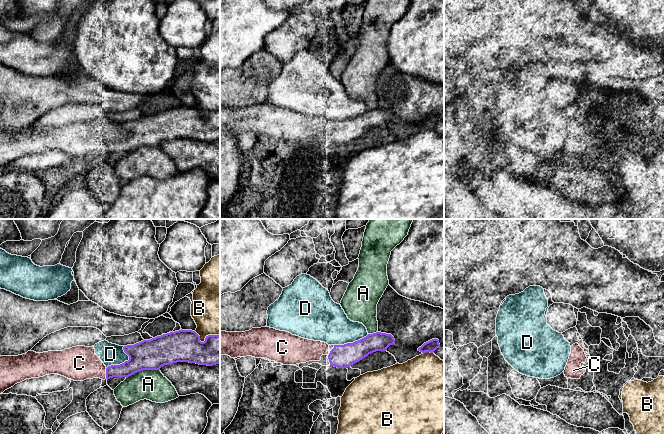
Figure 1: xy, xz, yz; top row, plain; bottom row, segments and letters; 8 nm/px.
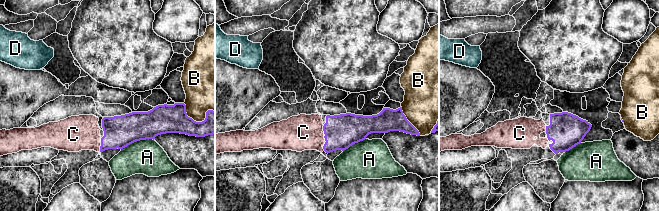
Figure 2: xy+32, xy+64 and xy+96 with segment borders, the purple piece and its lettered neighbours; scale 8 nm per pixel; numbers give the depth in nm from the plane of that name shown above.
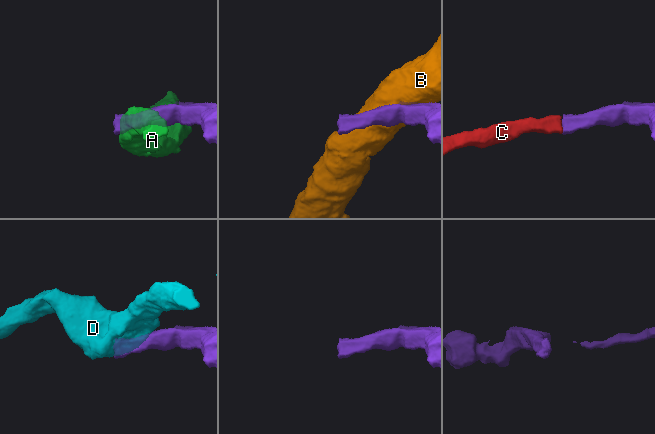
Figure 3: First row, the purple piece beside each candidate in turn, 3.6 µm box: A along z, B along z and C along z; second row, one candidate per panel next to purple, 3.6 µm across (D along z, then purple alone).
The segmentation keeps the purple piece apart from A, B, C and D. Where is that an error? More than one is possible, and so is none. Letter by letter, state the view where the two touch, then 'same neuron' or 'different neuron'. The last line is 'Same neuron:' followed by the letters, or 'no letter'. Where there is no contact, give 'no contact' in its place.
A: meets purple in xy; different neuron
B: meets purple in xz; different neuron
C: meets purple in xy; same neuron
D: meets purple in xy; different neuron
Same neuron: C

